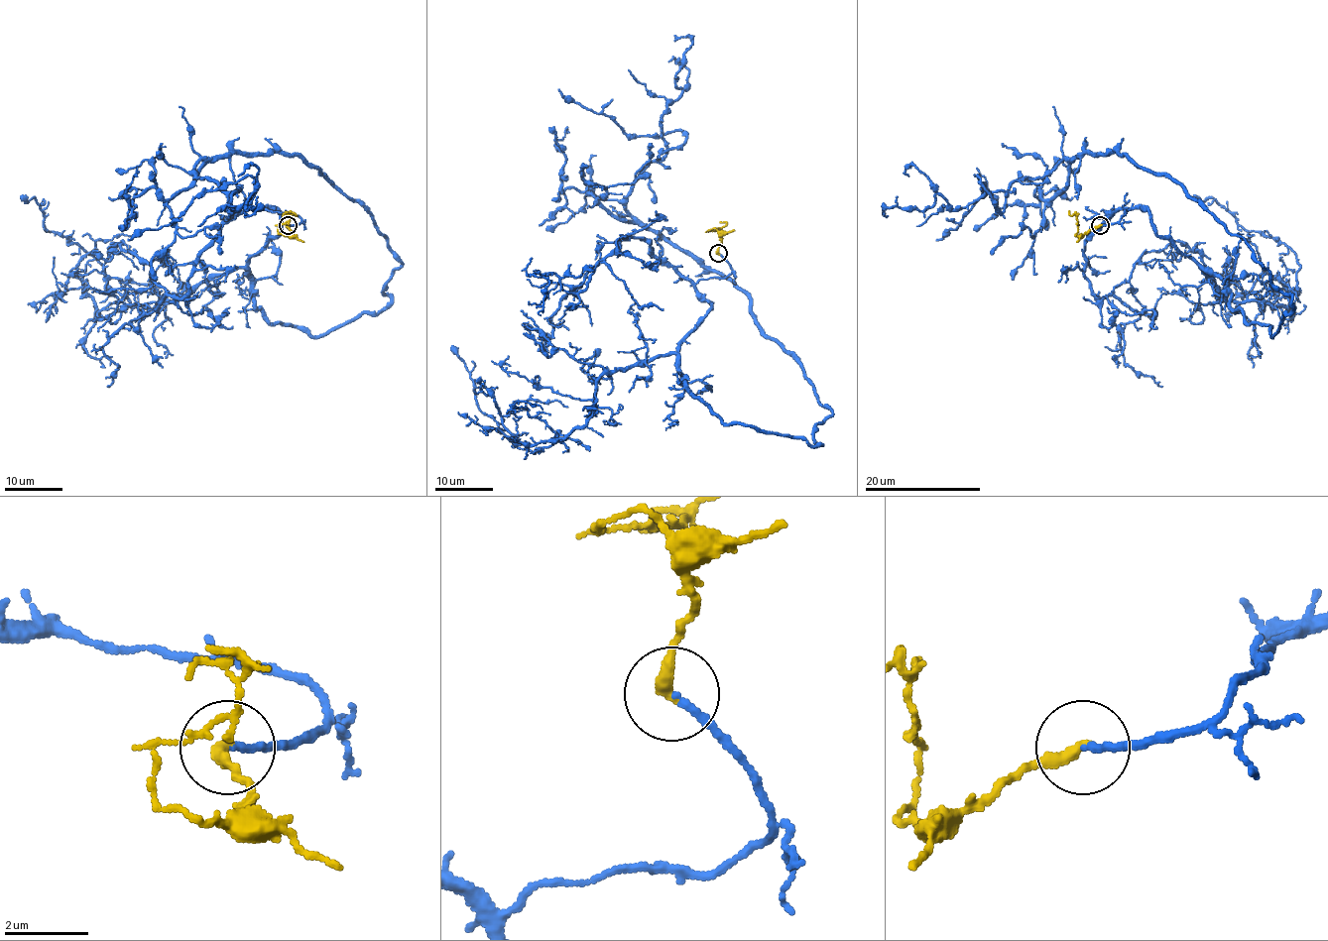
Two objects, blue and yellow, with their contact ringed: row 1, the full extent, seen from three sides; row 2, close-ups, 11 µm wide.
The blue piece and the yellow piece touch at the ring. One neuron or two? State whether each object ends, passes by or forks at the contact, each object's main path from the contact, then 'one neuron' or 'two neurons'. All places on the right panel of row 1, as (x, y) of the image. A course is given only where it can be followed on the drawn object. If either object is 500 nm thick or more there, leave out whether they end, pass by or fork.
blue ends there; yellow ends there; blue runs (1100, 225), (1145, 209), (1271, 336), (1293, 308), (1117, 153), (1015, 180), (1002, 212), (977, 176), (935, 241); yellow runs (1100, 225), (1075, 235), (1078, 226), (1075, 216), (1068, 210); one neuron

